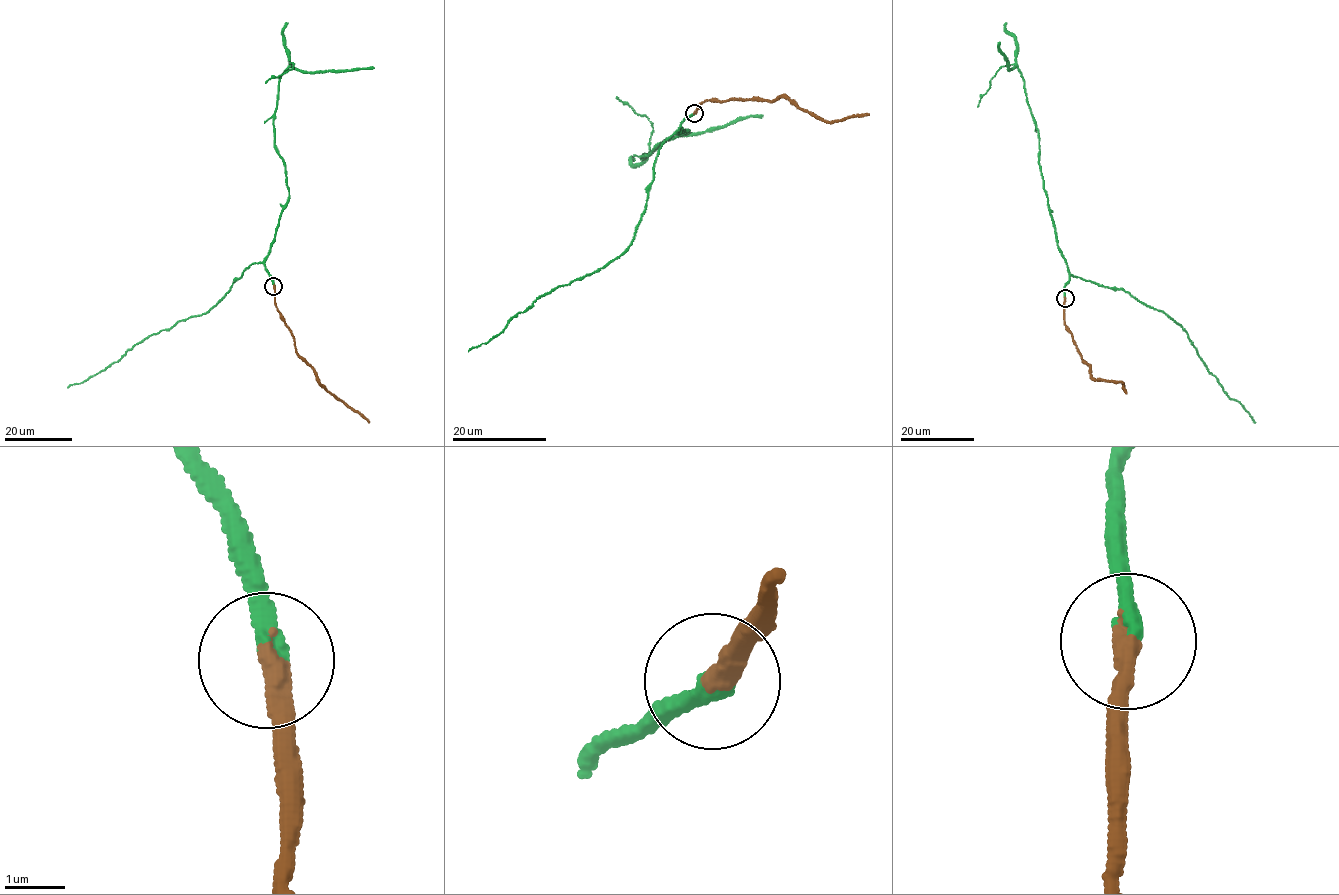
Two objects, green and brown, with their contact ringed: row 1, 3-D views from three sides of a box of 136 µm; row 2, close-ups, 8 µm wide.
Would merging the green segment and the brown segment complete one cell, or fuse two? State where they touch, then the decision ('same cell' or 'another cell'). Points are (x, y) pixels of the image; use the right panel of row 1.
(1065, 298) | same cell

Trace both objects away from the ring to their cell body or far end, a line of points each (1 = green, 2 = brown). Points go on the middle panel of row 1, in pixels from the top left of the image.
1: (693, 113), (676, 133), (682, 128), (688, 131), (661, 142), (640, 160), (666, 140), (763, 115)
2: (693, 113), (699, 103), (712, 99), (719, 102), (759, 98), (770, 101), (780, 96), (829, 121), (869, 114)

